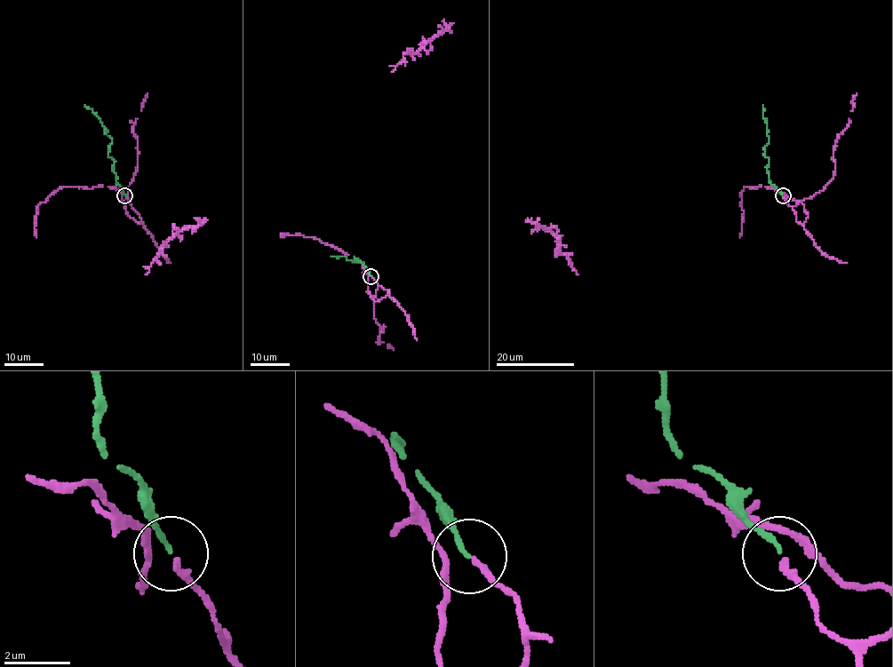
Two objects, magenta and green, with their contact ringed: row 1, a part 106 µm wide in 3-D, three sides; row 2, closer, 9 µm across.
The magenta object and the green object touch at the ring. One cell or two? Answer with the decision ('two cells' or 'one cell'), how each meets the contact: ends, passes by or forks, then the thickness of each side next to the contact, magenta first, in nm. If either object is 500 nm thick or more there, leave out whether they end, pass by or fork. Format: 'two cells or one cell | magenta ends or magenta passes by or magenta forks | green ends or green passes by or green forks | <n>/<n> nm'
one cell | magenta passes by | green ends | 140/140 nm

